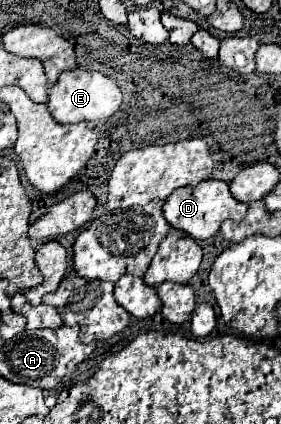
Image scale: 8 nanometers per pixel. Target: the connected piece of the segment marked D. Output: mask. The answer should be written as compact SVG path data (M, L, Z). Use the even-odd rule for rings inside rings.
M202 180L198 186L176 188L164 202L164 218L172 228L184 230L196 240L206 240L220 230L224 220L242 220L248 212L248 204L238 202L228 188L228 182L222 180Z

